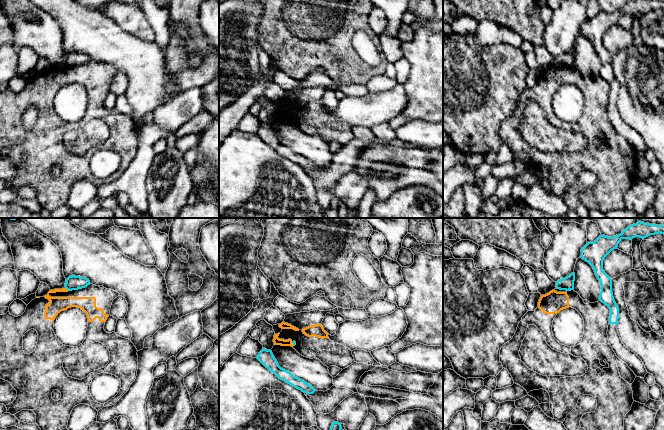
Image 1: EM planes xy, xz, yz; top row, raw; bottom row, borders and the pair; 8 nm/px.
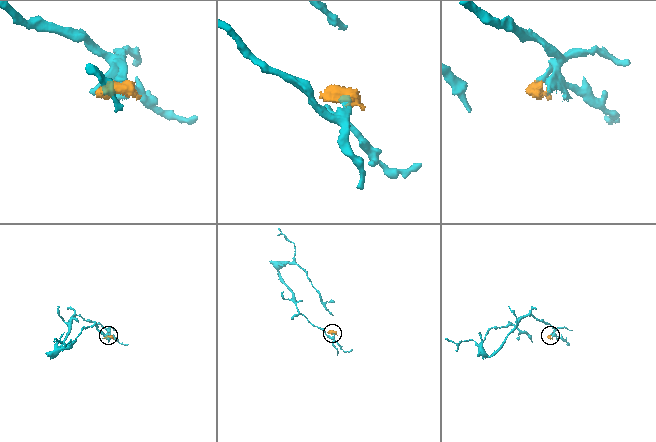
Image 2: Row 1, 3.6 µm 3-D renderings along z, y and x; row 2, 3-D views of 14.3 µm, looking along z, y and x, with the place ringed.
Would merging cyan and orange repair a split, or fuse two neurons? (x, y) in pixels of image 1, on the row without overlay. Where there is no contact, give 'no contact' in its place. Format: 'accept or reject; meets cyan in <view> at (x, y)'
reject; meets cyan in xy at (67, 65)

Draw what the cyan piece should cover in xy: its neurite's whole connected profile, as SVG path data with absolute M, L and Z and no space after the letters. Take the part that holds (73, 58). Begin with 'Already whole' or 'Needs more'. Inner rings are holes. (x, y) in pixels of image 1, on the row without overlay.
Already whole. M72 51L66 55L65 64L69 67L72 67L85 64L90 60L89 55L86 53Z

